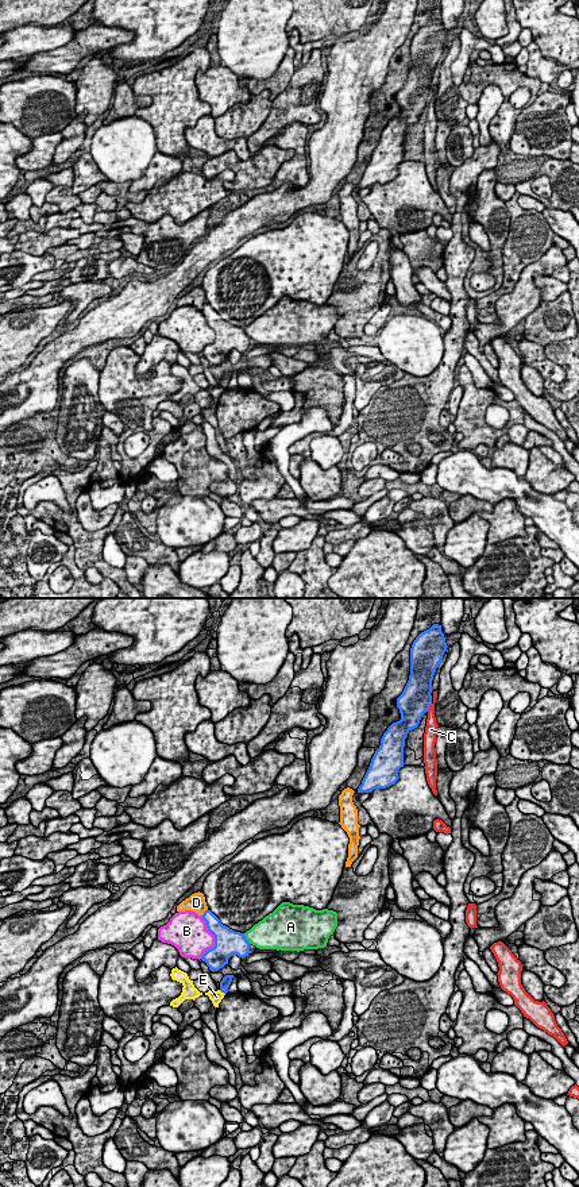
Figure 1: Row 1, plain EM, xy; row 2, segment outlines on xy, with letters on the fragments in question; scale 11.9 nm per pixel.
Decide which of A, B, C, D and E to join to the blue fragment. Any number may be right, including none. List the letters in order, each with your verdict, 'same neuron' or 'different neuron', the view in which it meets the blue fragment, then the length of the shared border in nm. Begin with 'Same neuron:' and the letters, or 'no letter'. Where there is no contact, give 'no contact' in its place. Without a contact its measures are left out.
Same neuron: no letter
A: different neuron; contact in xy; length 150 nm
B: different neuron; contact in xy; length 500 nm
C: different neuron; contact in xy; length 120 nm
D: different neuron; contact in xy; length 120 nm
E: different neuron; contact in xy; length 100 nm

